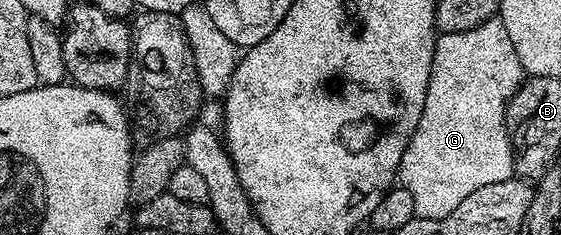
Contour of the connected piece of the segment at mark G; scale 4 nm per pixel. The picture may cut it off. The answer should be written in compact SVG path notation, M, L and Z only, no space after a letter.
M499 16L470 31L440 33L432 52L430 83L426 87L426 103L422 107L422 119L402 155L398 174L399 184L414 195L414 211L422 219L446 219L478 187L486 183L502 183L514 177L512 140L508 138L506 111L508 99L524 84L526 74L510 43L510 35Z

